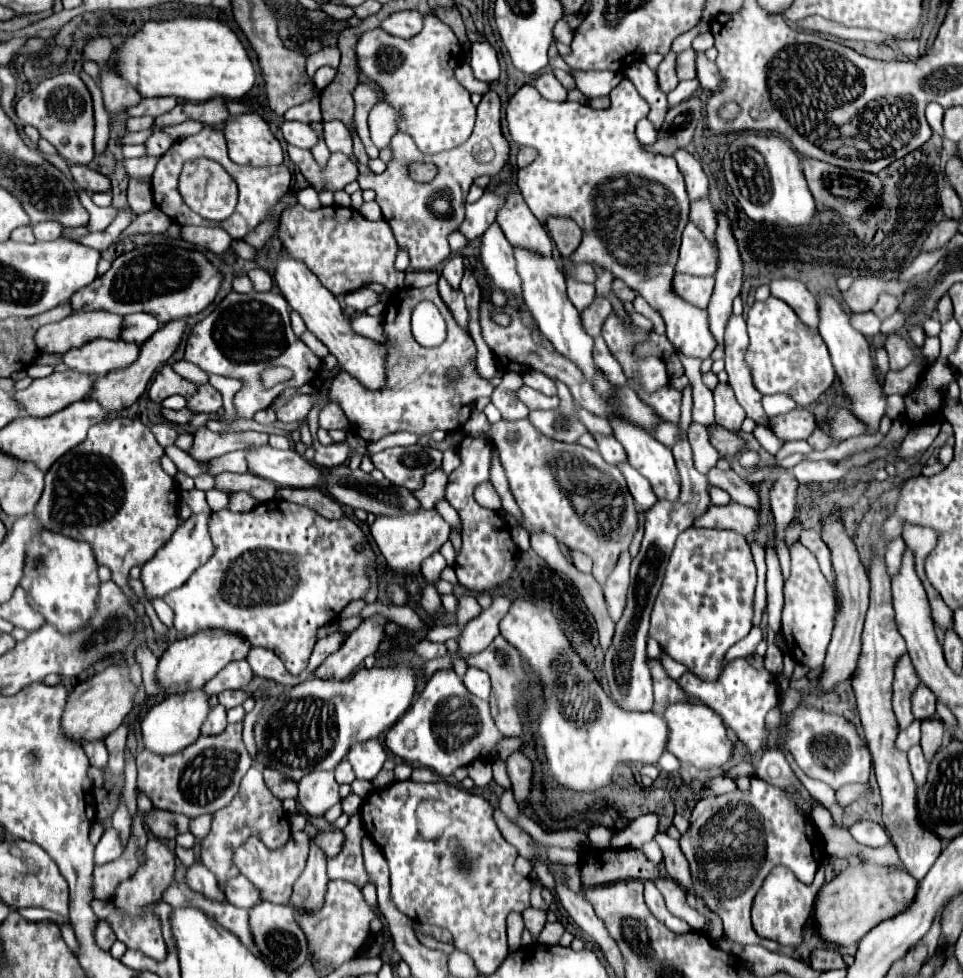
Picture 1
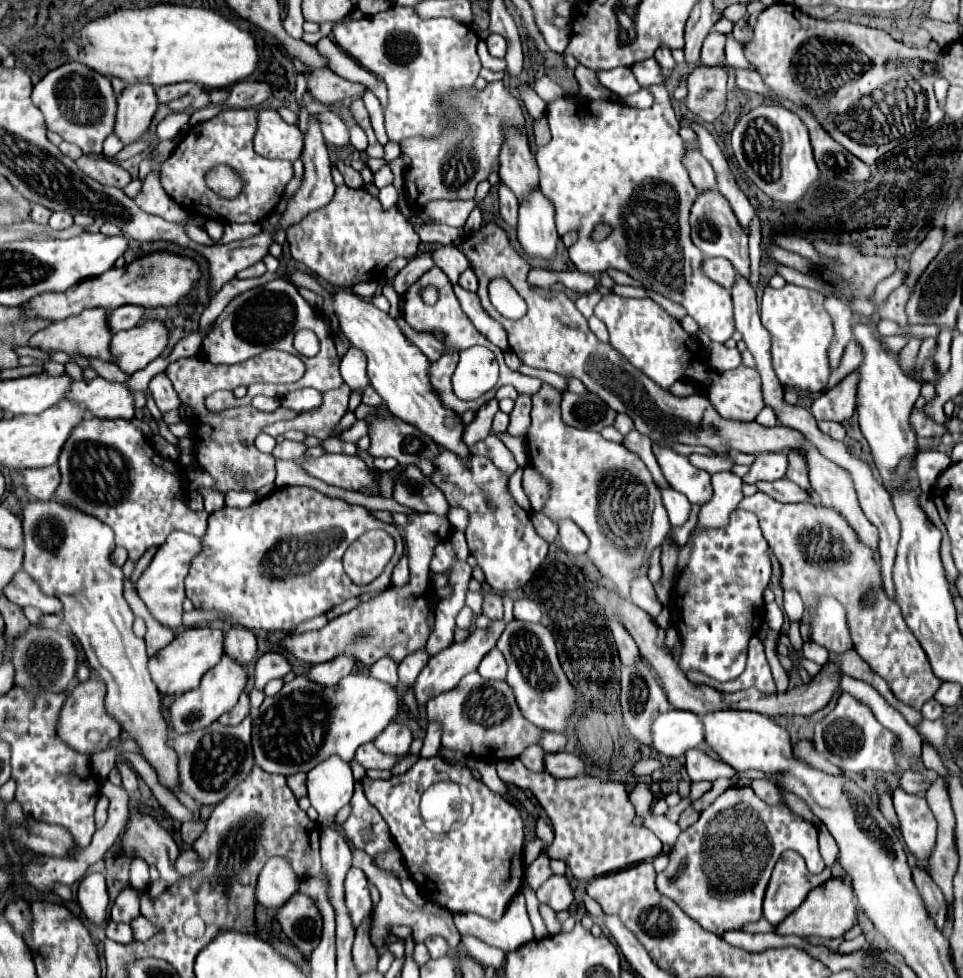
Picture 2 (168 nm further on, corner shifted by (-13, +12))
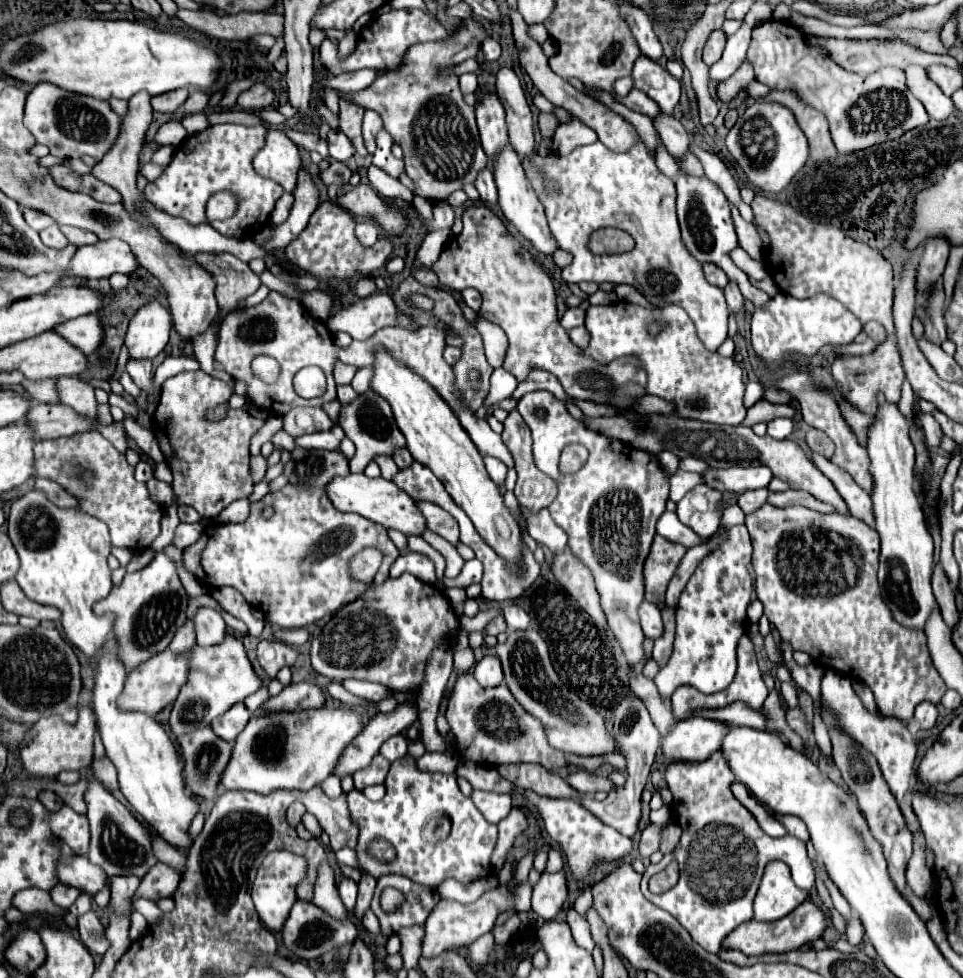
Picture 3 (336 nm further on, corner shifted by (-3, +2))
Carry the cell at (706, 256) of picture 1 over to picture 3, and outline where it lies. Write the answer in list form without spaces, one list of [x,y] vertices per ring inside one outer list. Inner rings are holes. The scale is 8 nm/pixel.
[[[680,174],[676,178],[676,190],[678,190],[678,220],[680,220],[680,230],[682,230],[682,240],[686,248],[696,256],[700,262],[714,262],[718,264],[728,278],[736,280],[740,284],[740,290],[746,300],[750,300],[756,308],[766,306],[770,302],[770,296],[758,288],[754,288],[746,274],[730,260],[728,252],[738,246],[734,224],[730,218],[730,202],[724,196],[724,192],[706,176],[690,176],[690,174]]]

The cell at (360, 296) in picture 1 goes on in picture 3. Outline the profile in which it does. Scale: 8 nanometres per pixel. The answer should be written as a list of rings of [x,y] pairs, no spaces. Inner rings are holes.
[[[444,228],[444,230],[430,230],[426,234],[426,238],[422,240],[418,254],[416,254],[416,262],[424,264],[424,266],[432,266],[436,262],[436,258],[440,256],[440,250],[446,246],[448,238],[450,238],[452,230]]]

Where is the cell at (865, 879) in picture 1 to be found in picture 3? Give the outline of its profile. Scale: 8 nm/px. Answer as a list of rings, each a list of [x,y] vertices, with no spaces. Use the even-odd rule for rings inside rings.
[[[806,900],[796,910],[792,910],[788,918],[780,918],[776,922],[758,922],[758,920],[744,922],[744,926],[738,926],[736,930],[732,930],[732,934],[728,934],[728,938],[724,938],[724,948],[740,950],[746,956],[758,956],[768,952],[790,952],[820,938],[824,928],[826,928],[826,920],[822,910]]]

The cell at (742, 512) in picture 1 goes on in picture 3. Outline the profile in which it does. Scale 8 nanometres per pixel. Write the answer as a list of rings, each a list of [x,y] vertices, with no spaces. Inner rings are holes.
[[[764,504],[760,510],[756,510],[754,514],[748,514],[746,516],[746,528],[750,532],[750,538],[752,538],[752,568],[756,572],[756,594],[760,598],[760,602],[764,604],[764,614],[768,616],[770,624],[776,626],[776,630],[780,632],[780,636],[784,640],[790,640],[792,642],[792,648],[794,650],[802,650],[806,652],[812,662],[820,664],[824,662],[824,668],[832,668],[832,670],[840,670],[842,674],[850,676],[852,678],[858,678],[862,680],[864,684],[868,684],[868,688],[874,692],[874,700],[876,700],[876,706],[878,710],[884,714],[884,716],[896,716],[896,718],[902,718],[904,722],[910,722],[912,716],[914,716],[914,708],[922,702],[922,700],[928,700],[928,702],[934,702],[938,704],[942,700],[942,696],[946,694],[946,684],[944,680],[940,678],[940,674],[936,672],[934,664],[932,664],[932,658],[930,658],[930,652],[928,652],[928,646],[926,646],[926,634],[922,630],[914,630],[914,628],[906,628],[902,624],[898,624],[894,618],[892,618],[892,612],[888,610],[882,594],[880,594],[880,588],[878,588],[878,578],[876,578],[876,566],[878,566],[878,556],[880,556],[880,536],[876,532],[876,528],[868,526],[866,522],[860,522],[856,516],[850,516],[850,514],[820,514],[820,512],[814,512],[814,510],[808,510],[804,506],[790,506],[790,508],[776,508],[772,504]]]

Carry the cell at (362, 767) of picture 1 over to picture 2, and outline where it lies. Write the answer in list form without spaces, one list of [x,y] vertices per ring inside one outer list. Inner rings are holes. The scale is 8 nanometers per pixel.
[[[388,724],[374,740],[374,746],[384,752],[384,754],[390,754],[390,756],[404,756],[408,754],[408,748],[410,748],[410,742],[412,742],[412,732],[408,726],[404,724]]]

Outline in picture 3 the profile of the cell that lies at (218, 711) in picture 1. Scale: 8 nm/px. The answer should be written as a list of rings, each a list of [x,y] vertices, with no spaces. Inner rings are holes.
[[[240,702],[236,706],[232,706],[226,714],[222,714],[220,718],[212,720],[212,730],[224,738],[226,742],[234,742],[236,736],[244,730],[244,726],[250,720],[250,712],[246,710],[246,706]]]

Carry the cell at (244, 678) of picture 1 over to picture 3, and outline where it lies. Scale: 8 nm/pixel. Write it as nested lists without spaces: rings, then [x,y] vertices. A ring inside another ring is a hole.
[[[198,608],[192,622],[196,628],[196,640],[200,646],[214,646],[216,642],[224,640],[226,624],[220,612],[212,608]]]

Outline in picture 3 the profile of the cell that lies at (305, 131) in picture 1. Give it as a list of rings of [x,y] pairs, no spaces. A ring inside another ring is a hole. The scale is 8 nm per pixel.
[[[342,130],[328,132],[328,148],[330,148],[330,156],[334,160],[342,160],[342,162],[346,162],[348,158],[352,158],[356,154],[354,144],[348,140],[348,136]]]

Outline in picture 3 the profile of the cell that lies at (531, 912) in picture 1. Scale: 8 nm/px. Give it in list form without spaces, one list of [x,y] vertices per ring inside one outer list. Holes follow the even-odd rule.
[[[542,872],[540,880],[534,884],[532,892],[532,910],[548,920],[554,920],[554,916],[562,910],[562,904],[568,896],[568,886],[566,886],[566,872]]]

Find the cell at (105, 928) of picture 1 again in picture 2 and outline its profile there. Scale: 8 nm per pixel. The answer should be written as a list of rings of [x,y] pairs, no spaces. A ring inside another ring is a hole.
[[[126,886],[120,896],[116,898],[114,906],[112,906],[112,912],[110,912],[110,918],[114,922],[130,922],[134,920],[138,914],[140,914],[140,908],[138,908],[138,896],[134,896],[134,892],[130,892],[132,886]]]

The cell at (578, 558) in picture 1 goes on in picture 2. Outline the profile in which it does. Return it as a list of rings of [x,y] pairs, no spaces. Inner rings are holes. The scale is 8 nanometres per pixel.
[[[564,520],[560,524],[560,540],[562,540],[564,550],[570,554],[586,554],[590,546],[586,534],[570,520]]]

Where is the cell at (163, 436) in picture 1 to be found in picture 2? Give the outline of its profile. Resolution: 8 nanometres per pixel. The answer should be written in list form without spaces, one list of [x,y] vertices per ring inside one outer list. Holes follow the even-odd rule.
[[[164,372],[156,374],[152,380],[150,380],[150,386],[148,390],[152,392],[160,412],[170,412],[170,410],[178,410],[180,408],[180,398],[176,394],[176,390],[172,388],[172,382],[168,380],[168,376]]]

